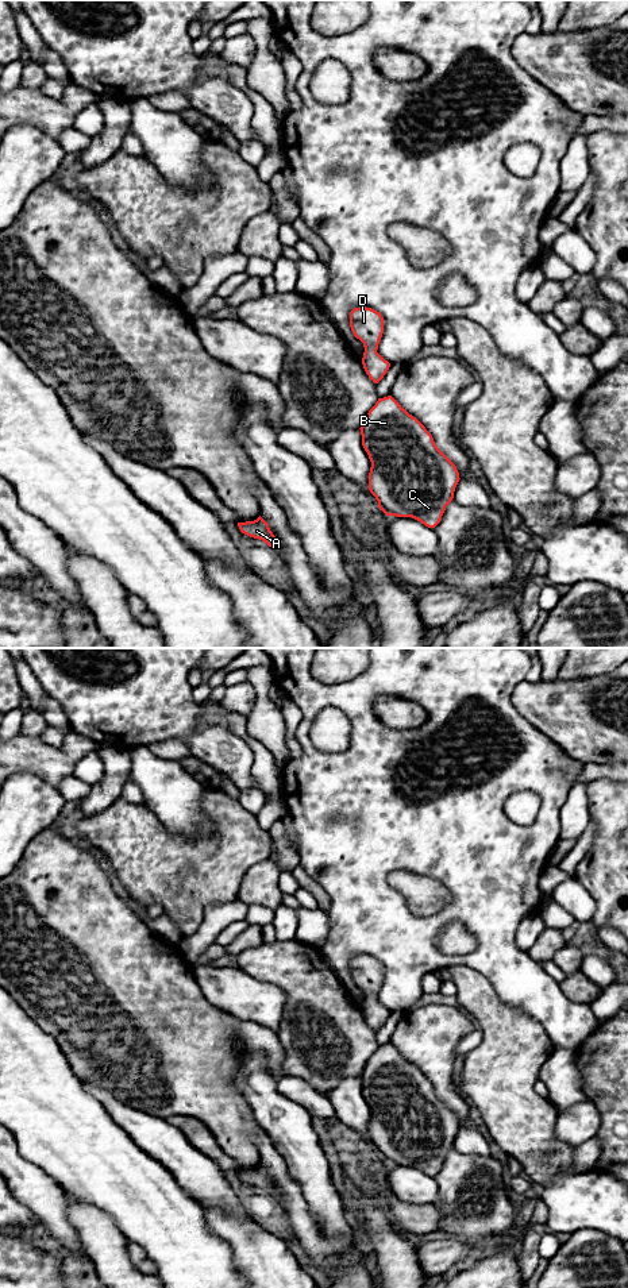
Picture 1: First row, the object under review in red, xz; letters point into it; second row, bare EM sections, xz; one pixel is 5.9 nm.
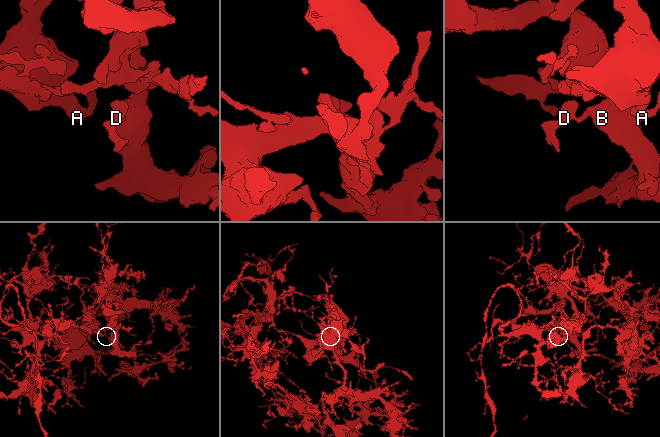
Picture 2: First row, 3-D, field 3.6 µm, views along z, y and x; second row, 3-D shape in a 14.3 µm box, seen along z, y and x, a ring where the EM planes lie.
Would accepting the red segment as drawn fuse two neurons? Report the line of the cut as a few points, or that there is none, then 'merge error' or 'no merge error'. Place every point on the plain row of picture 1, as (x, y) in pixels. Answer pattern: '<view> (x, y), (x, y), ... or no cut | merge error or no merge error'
no cut | no merge error

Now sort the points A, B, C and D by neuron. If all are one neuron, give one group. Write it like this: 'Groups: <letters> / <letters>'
Groups: A B C D

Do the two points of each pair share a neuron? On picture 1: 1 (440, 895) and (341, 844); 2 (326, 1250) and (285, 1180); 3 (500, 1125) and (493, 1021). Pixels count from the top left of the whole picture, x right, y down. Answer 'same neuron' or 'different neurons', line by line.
1: different neurons
2: same neuron
3: same neuron

